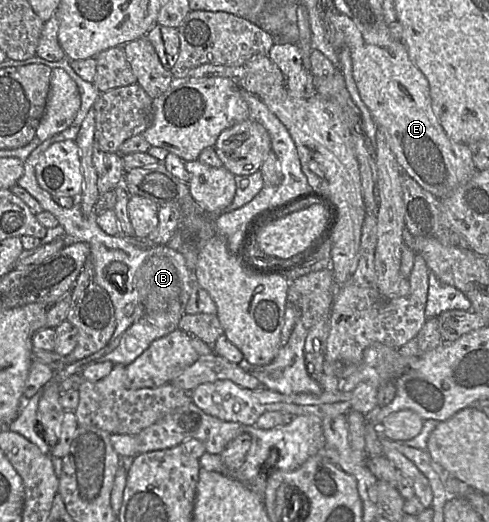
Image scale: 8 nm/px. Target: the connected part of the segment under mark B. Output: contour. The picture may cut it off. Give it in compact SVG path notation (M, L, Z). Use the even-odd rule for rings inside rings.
M71 125L38 145L24 161L23 175L17 181L17 185L28 191L42 209L52 213L59 222L58 226L47 229L42 244L50 243L56 238L64 238L66 246L77 242L87 243L90 248L89 258L94 264L95 283L107 292L114 307L116 328L108 344L98 352L55 371L53 381L58 383L73 374L80 374L86 367L98 362L110 361L125 366L132 363L154 340L178 328L178 323L185 314L193 284L193 272L180 252L166 245L139 247L120 234L108 235L97 224L98 215L83 213L79 199L76 199L71 208L65 208L57 204L53 196L39 186L35 175L39 156L55 142L75 141L78 131L79 127Z

